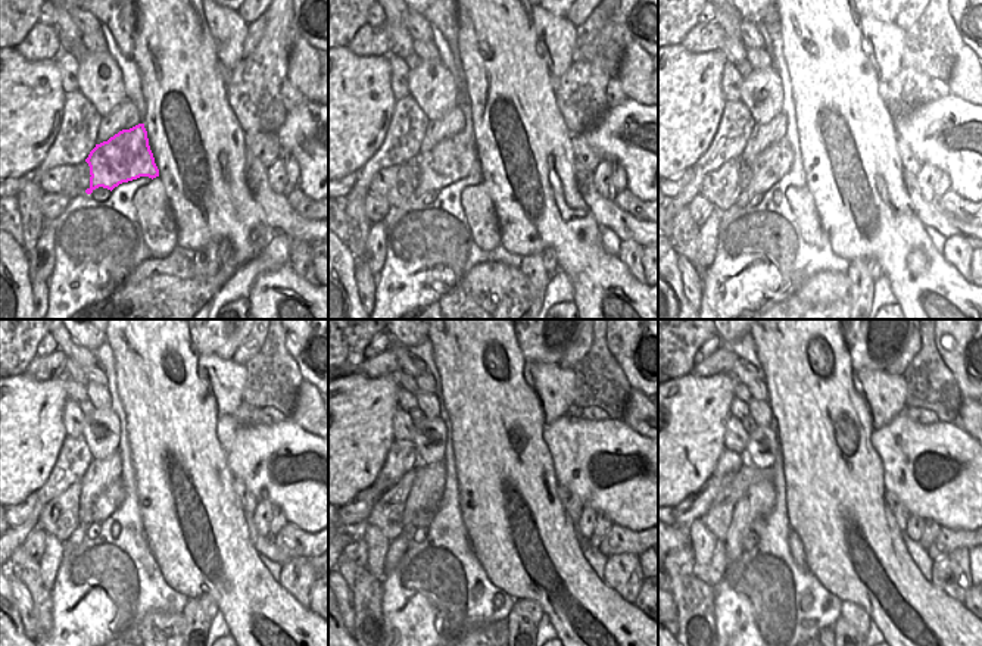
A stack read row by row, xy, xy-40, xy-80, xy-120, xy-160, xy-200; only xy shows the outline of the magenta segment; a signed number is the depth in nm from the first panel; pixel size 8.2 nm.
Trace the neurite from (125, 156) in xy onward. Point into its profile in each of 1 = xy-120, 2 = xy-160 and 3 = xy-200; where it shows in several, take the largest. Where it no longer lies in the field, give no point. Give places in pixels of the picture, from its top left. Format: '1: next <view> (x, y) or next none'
1: next xy-120 (109, 501)
2: next xy-160 (396, 548)
3: next xy-200 (711, 573)

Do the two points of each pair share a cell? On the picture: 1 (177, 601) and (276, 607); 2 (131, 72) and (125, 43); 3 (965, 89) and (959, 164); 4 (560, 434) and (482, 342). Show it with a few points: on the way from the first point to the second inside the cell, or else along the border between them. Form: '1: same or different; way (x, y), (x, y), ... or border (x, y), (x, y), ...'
1: different; border (161, 576), (170, 586), (189, 598)
2: different; border (109, 28), (119, 50), (130, 59)
3: different; border (951, 93), (966, 102)
4: different; border (545, 424), (544, 442), (552, 458)

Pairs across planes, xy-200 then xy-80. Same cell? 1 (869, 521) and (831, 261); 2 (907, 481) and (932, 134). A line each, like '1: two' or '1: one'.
1: two
2: one

